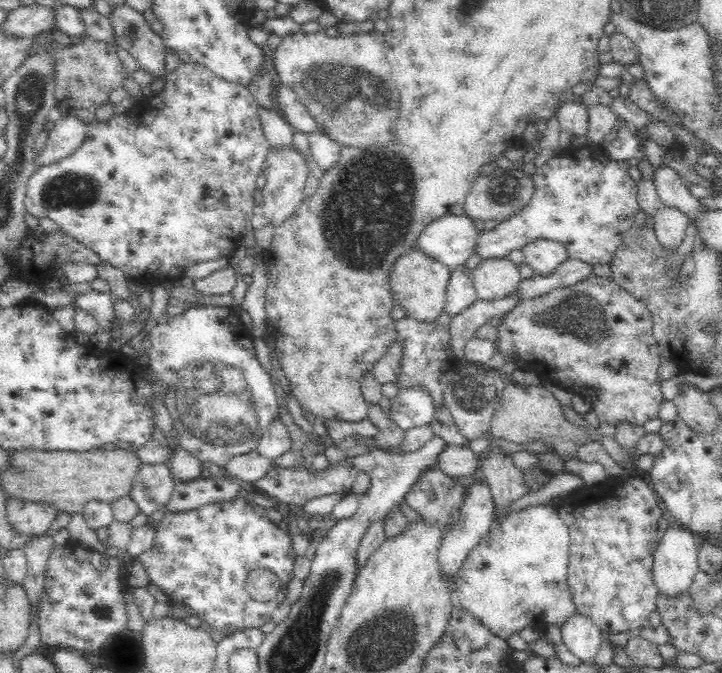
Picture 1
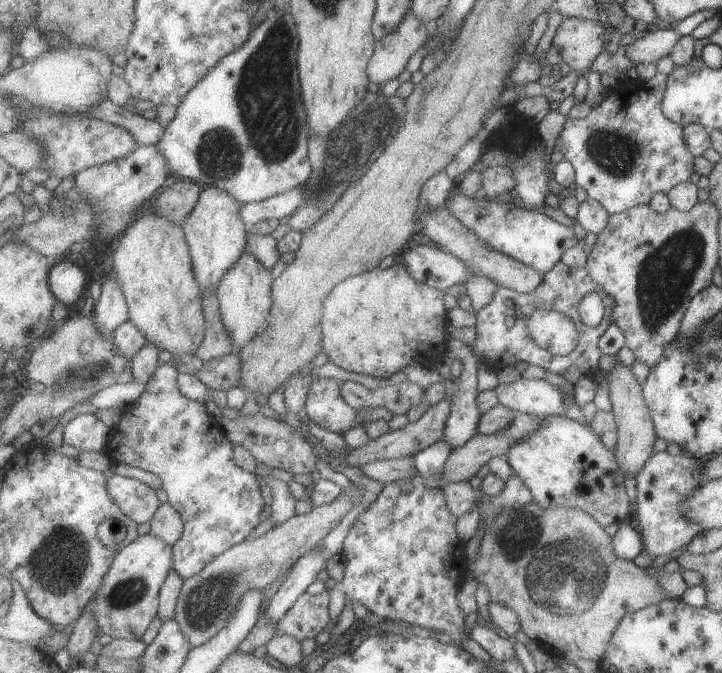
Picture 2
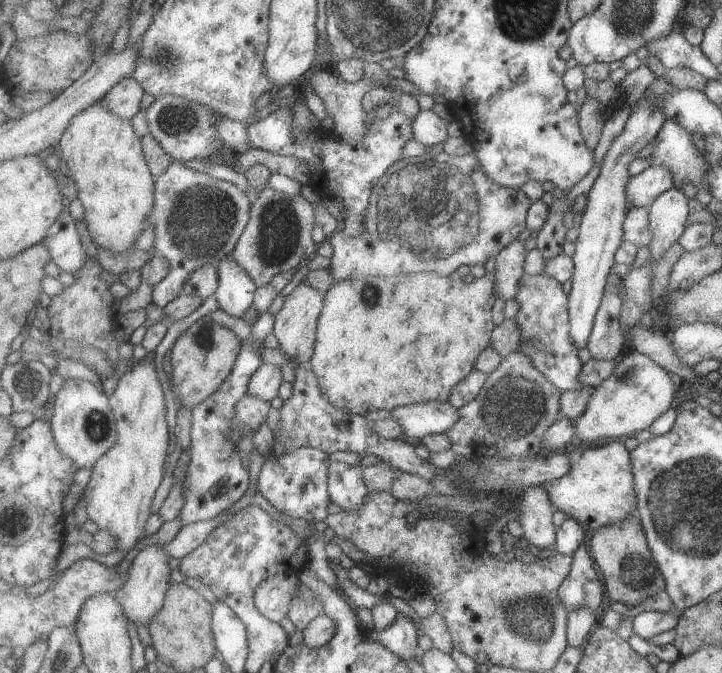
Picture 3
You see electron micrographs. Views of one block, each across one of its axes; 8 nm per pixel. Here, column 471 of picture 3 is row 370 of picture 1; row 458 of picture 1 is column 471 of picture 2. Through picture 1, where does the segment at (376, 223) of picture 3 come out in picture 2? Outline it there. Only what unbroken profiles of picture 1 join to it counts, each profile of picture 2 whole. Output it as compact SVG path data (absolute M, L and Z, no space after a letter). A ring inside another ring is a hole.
M460 190L448 201L450 211L461 222L474 230L491 248L500 250L545 274L561 262L563 254L577 246L577 234L570 226L565 226L549 218L540 210L532 211L515 204L483 202L481 197L474 199L465 196Z

